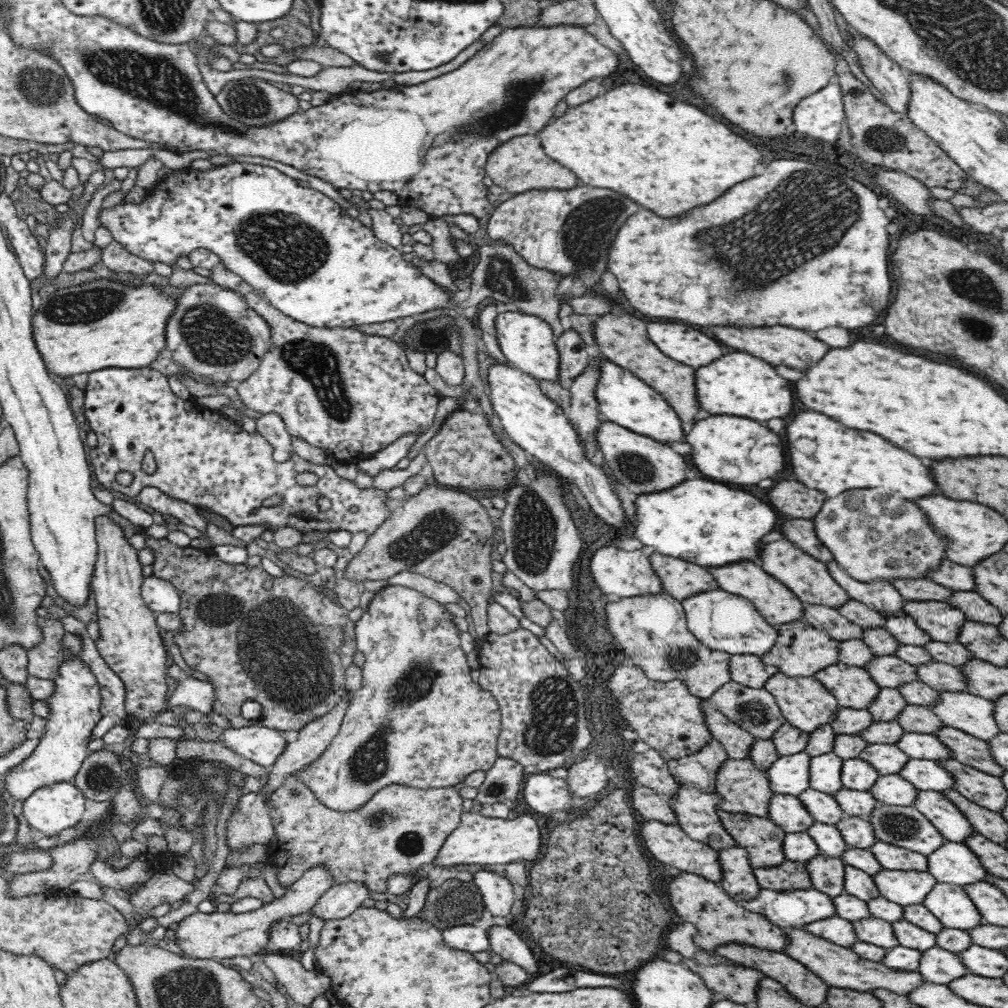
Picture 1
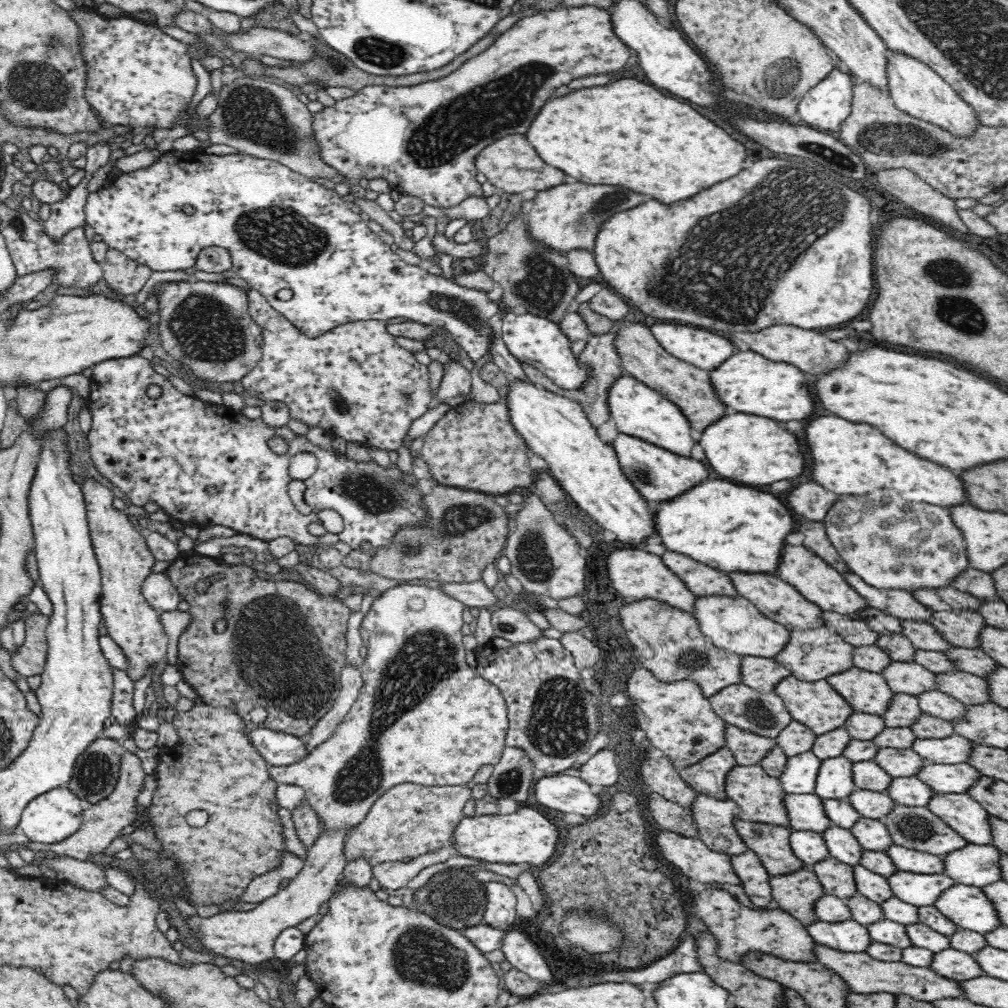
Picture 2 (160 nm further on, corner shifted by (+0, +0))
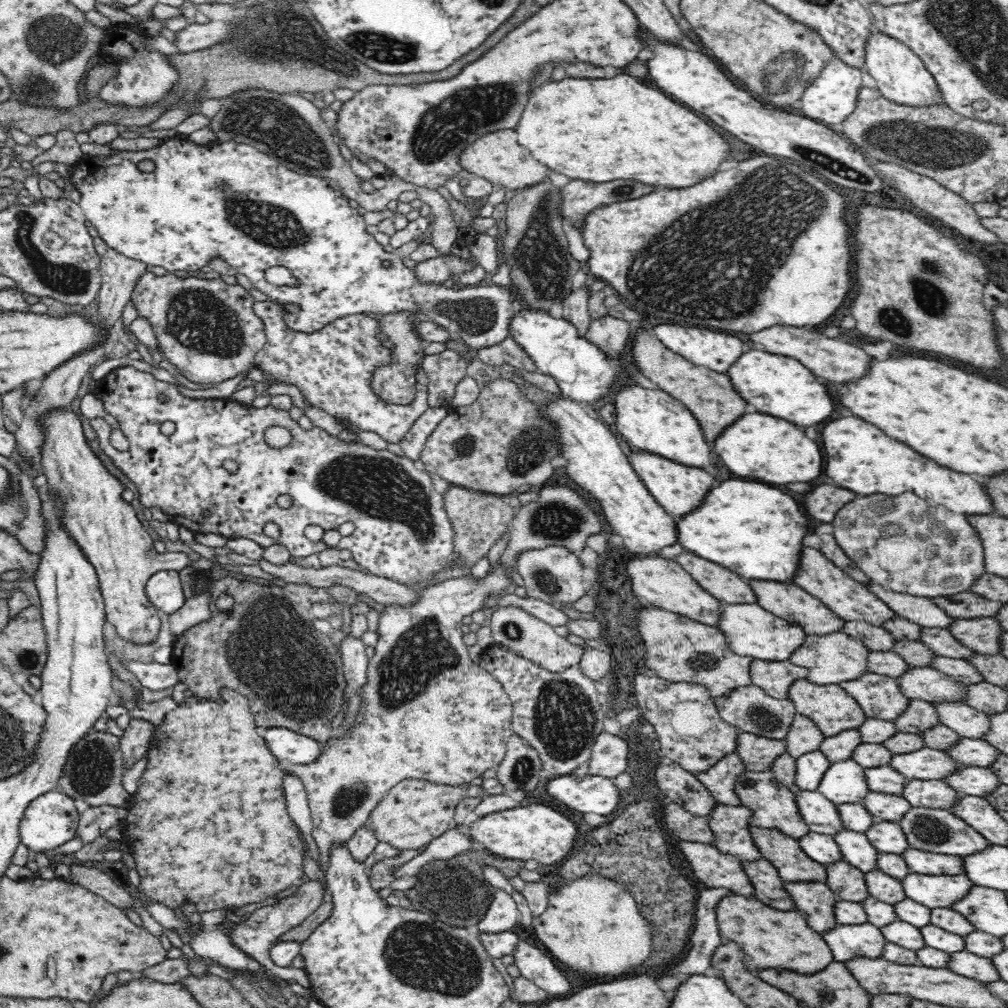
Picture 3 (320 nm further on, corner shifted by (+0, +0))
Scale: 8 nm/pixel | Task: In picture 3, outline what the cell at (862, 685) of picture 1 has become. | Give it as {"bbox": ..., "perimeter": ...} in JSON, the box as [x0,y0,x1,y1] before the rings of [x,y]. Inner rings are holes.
{"bbox":[841,672,910,722],"perimeter":[[[868,672],[860,678],[842,682],[841,687],[870,718],[895,722],[910,702],[910,698],[902,694],[897,679],[881,674]]]}

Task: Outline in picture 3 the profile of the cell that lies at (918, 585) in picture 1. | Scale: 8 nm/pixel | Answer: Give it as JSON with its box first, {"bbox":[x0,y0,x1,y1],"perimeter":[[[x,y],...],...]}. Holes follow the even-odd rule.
{"bbox":[934,591,1004,619],"perimeter":[[[966,591],[954,596],[934,598],[934,603],[954,619],[997,618],[1004,605],[974,592]]]}

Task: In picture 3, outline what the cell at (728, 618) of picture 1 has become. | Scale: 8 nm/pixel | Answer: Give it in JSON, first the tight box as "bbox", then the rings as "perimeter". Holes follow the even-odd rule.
{"bbox":[717,603,807,662],"perimeter":[[[723,603],[721,619],[717,627],[729,638],[730,648],[740,656],[770,662],[789,660],[790,655],[802,646],[807,637],[803,628],[790,624],[758,604]]]}

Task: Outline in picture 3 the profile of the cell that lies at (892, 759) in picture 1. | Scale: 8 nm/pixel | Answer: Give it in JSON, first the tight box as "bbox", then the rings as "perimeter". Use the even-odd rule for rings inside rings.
{"bbox":[889,747,966,781],"perimeter":[[[928,747],[908,754],[893,755],[889,765],[908,779],[927,781],[945,780],[948,775],[966,767],[956,762],[947,752]]]}

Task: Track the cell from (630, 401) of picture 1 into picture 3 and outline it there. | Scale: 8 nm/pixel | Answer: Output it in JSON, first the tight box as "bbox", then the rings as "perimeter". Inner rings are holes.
{"bbox":[611,386,712,468],"perimeter":[[[625,386],[617,395],[611,397],[616,406],[616,426],[621,436],[632,442],[642,451],[664,457],[683,466],[708,468],[712,450],[708,448],[698,420],[690,409],[682,406],[676,398],[662,389]]]}

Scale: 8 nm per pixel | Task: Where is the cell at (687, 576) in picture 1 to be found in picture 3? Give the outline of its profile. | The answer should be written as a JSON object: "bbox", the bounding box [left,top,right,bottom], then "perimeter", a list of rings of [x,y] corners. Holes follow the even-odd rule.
{"bbox":[676,552,758,605],"perimeter":[[[682,552],[676,562],[714,599],[730,605],[758,604],[758,597],[754,596],[752,588],[738,574],[726,570],[724,566],[706,562],[706,558],[698,558],[688,552]]]}

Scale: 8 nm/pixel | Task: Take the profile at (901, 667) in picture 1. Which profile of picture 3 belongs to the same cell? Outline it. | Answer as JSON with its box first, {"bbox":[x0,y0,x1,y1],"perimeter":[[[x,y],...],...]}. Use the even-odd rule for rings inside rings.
{"bbox":[897,667,968,704],"perimeter":[[[910,667],[897,678],[902,694],[910,700],[923,700],[932,704],[965,702],[968,687],[953,676],[934,667]]]}

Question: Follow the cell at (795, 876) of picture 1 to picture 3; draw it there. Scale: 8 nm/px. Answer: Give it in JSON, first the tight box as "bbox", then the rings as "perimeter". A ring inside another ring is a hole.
{"bbox":[785,882,837,933],"perimeter":[[[785,882],[785,889],[794,900],[795,905],[802,913],[806,913],[807,925],[816,932],[825,933],[832,930],[837,924],[834,892],[826,883],[820,882]]]}

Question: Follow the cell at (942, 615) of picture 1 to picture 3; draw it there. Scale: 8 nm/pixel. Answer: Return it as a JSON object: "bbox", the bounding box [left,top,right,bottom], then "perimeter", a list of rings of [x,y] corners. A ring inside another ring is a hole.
{"bbox":[948,618,1004,653],"perimeter":[[[997,618],[957,619],[948,629],[954,638],[964,642],[976,653],[1001,653],[1001,632],[1004,630]]]}

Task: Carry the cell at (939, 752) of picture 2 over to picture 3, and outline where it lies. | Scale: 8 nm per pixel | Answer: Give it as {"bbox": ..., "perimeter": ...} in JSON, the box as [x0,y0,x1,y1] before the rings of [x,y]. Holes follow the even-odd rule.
{"bbox":[947,738,1002,768],"perimeter":[[[961,738],[960,744],[947,750],[947,753],[963,766],[982,768],[991,768],[991,764],[994,764],[998,755],[1002,754],[1002,752],[990,745],[986,740],[970,740],[966,738]]]}

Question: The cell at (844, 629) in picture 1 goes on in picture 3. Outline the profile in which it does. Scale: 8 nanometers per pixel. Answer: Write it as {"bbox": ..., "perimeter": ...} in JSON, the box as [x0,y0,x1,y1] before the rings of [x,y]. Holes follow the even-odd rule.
{"bbox":[843,621,896,652],"perimeter":[[[846,621],[843,631],[852,638],[861,640],[868,650],[874,652],[892,651],[896,642],[884,626],[873,625],[866,621]]]}

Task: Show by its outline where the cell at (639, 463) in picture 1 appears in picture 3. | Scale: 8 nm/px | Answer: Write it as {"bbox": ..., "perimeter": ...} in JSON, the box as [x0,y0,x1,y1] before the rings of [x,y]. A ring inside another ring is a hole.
{"bbox":[629,451,714,518],"perimeter":[[[646,451],[630,454],[629,459],[632,467],[634,467],[634,471],[642,479],[642,483],[646,485],[646,489],[666,509],[666,512],[674,518],[684,517],[684,514],[690,514],[698,506],[702,506],[706,494],[714,486],[714,478],[706,470],[700,470],[698,467],[683,466]]]}

